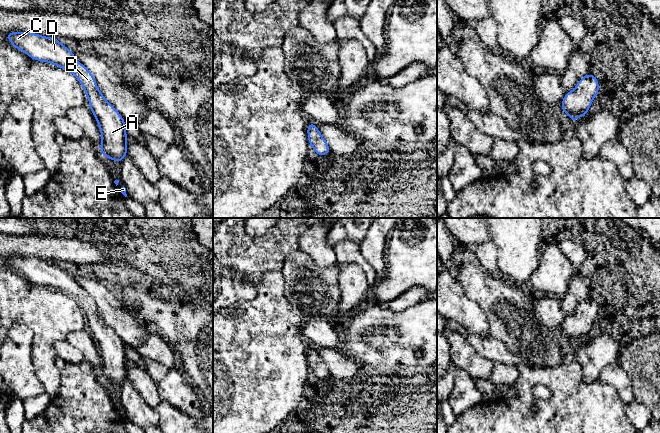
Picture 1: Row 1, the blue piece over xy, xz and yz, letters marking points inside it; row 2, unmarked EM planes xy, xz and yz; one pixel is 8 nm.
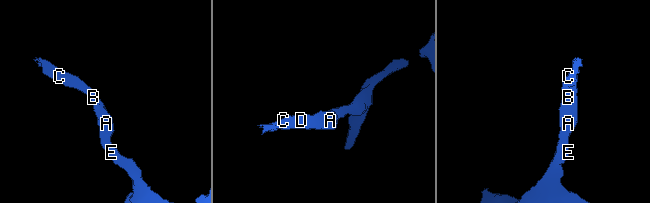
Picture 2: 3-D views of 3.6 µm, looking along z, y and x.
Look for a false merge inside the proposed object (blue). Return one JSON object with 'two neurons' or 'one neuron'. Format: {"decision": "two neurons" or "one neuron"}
{"decision": "one neuron"}

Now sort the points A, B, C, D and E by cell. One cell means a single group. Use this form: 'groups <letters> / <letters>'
groups A B C D E

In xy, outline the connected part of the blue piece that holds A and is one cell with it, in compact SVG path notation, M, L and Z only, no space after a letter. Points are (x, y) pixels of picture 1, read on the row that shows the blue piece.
M9 32L6 34L11 45L19 51L26 53L31 59L51 63L73 74L82 85L90 104L90 110L94 115L101 134L101 154L115 162L121 162L127 156L127 134L125 120L121 114L105 99L98 89L93 74L78 61L74 53L68 47L53 37L46 37L32 32Z

